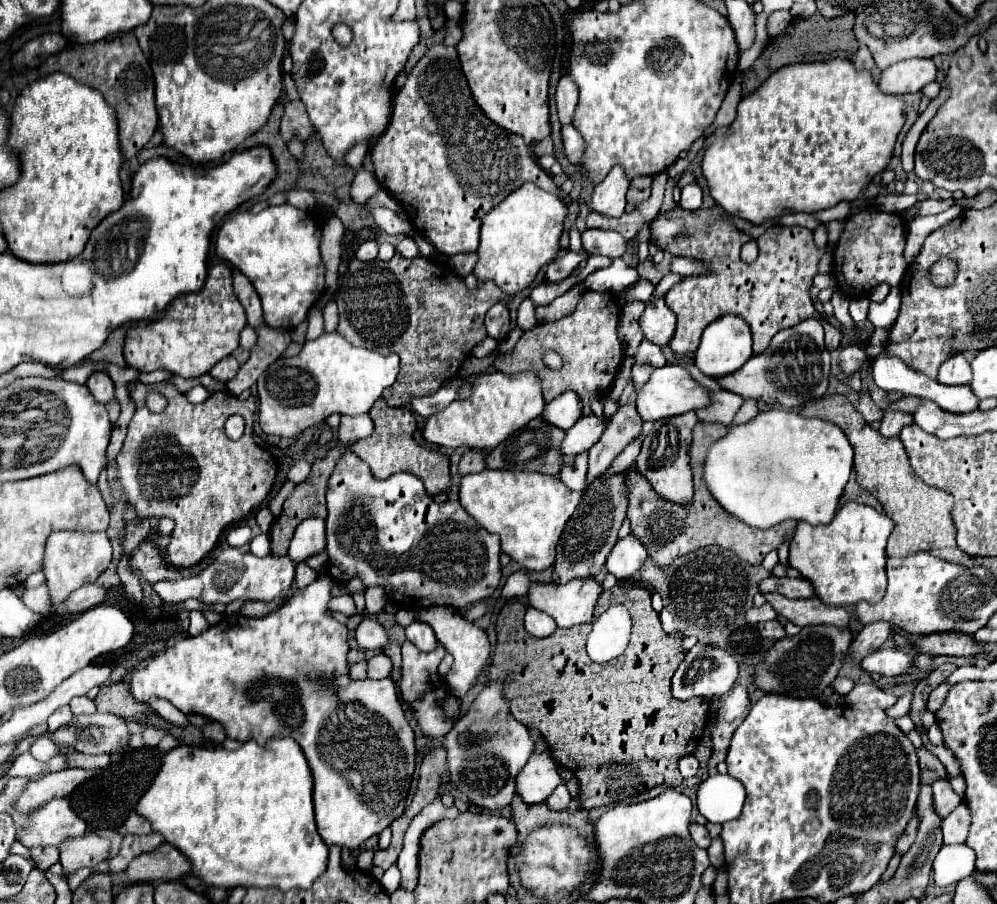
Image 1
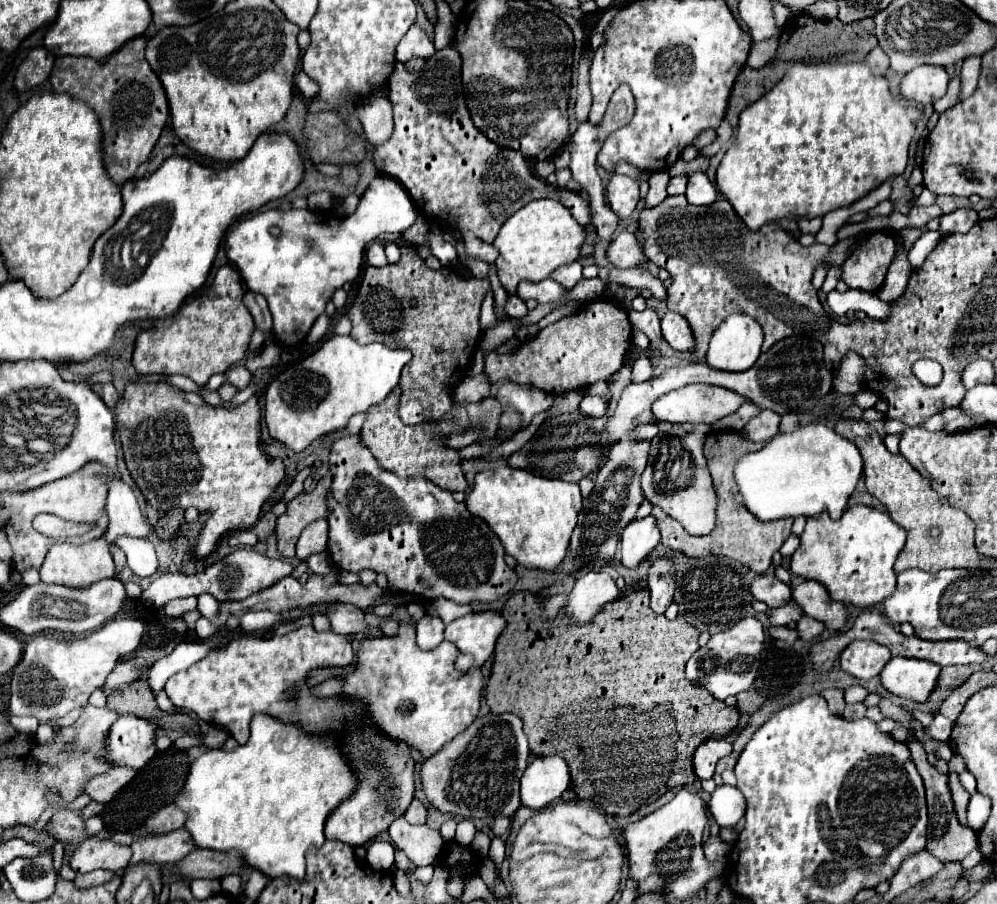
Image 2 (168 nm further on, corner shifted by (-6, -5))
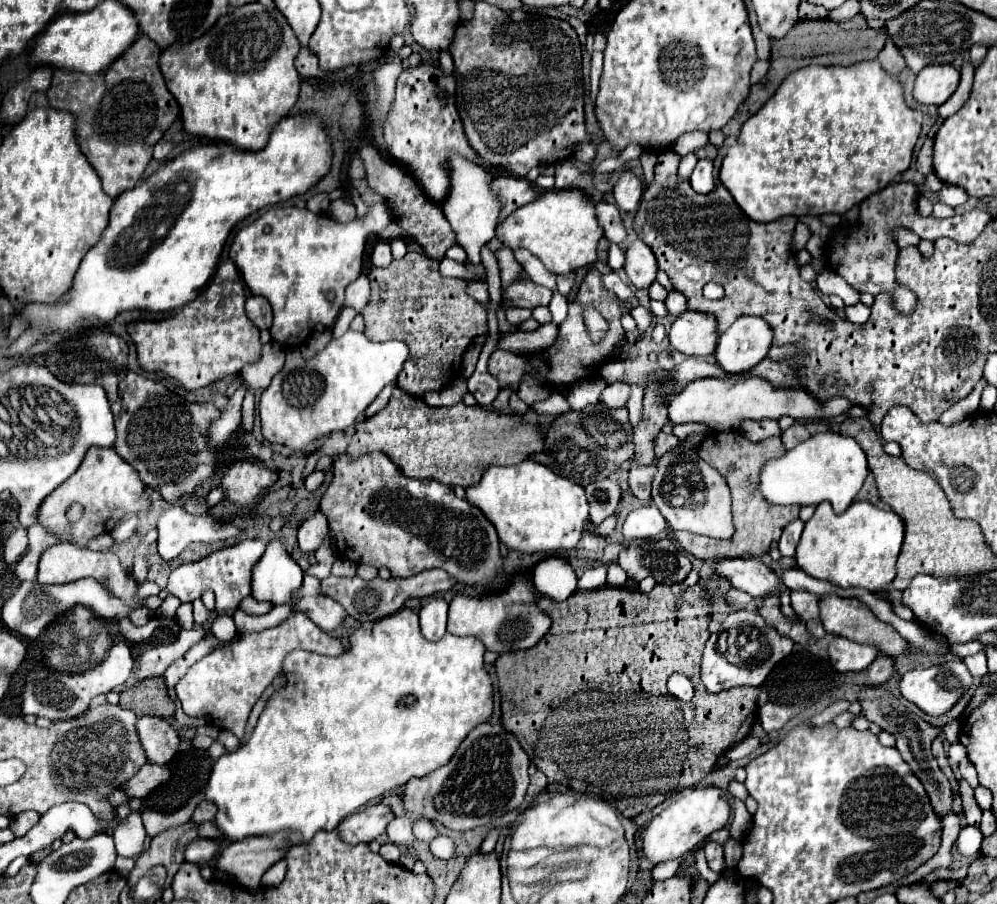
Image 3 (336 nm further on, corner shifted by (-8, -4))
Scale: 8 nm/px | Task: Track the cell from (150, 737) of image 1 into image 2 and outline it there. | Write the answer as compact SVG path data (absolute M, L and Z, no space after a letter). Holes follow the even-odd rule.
M181 736L181 738L175 738L173 740L173 746L179 748L179 750L187 750L191 746L201 746L201 738L199 736Z

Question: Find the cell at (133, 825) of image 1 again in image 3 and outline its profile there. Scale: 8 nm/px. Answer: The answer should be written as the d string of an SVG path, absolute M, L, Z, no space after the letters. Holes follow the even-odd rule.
M203 801L203 803L197 805L197 809L195 809L195 813L193 813L193 821L195 821L197 825L199 825L199 823L205 823L205 821L213 821L213 819L215 819L215 813L217 813L215 805L211 805L211 801L209 801L209 803Z

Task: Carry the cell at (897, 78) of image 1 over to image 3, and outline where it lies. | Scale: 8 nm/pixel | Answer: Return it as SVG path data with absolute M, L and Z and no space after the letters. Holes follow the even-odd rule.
M951 63L925 67L915 81L913 97L921 105L943 105L959 85L959 69Z

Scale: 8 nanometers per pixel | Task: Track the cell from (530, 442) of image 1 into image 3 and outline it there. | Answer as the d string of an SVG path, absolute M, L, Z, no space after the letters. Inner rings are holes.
M603 403L587 405L581 411L571 411L561 415L553 427L549 427L545 437L545 451L533 455L531 459L547 465L557 475L567 477L577 485L589 485L591 481L607 479L613 471L617 471L623 463L627 463L635 445L631 441L633 429L627 419L627 409L609 409Z

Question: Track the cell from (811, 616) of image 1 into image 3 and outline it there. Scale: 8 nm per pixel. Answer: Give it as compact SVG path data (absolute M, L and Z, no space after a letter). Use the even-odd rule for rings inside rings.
M755 557L717 559L713 569L719 573L719 577L727 577L735 589L745 591L755 599L777 593L781 585L781 579Z

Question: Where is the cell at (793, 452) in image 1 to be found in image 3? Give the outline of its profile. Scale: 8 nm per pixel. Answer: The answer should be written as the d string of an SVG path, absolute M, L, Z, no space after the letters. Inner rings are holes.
M817 433L795 449L787 451L779 459L771 459L761 469L759 489L769 503L777 505L819 505L829 501L835 513L843 513L863 487L867 477L867 459L863 449L851 439L839 433Z

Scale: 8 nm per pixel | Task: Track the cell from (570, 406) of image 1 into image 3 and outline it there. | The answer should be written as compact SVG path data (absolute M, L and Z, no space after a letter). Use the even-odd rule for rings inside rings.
M617 381L611 383L603 393L601 393L601 403L609 405L609 407L625 407L625 403L629 401L629 383L625 381Z

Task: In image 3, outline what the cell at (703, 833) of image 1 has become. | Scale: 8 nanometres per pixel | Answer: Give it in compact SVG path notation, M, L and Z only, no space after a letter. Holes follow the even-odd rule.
M707 843L705 847L705 855L707 855L707 863L709 863L709 869L715 871L715 873L723 873L725 869L725 857L723 857L723 845L719 843Z

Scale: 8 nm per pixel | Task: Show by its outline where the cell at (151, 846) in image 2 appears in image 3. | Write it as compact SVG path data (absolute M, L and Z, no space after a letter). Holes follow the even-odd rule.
M195 839L185 849L185 861L197 863L197 865L205 865L205 863L209 863L209 861L213 861L217 857L219 849L221 849L219 841L213 841L213 839Z

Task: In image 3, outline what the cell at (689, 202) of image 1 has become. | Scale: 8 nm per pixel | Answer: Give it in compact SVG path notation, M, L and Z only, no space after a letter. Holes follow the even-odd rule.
M699 159L699 163L695 165L689 181L691 181L691 185L697 193L711 193L713 187L715 187L713 163L709 159Z

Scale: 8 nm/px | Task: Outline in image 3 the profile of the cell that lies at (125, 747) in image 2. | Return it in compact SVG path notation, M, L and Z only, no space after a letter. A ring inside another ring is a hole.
M139 717L137 731L149 763L165 765L179 751L179 733L163 717Z

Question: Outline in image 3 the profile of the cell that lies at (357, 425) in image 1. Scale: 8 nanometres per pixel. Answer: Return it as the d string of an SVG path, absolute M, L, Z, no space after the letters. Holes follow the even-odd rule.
M373 451L353 461L347 453L333 463L333 481L321 499L321 511L329 519L339 557L353 563L387 567L393 577L411 577L425 569L441 567L463 585L487 585L501 567L499 539L491 521L467 499L459 499L451 487L439 481L409 479L383 453Z

